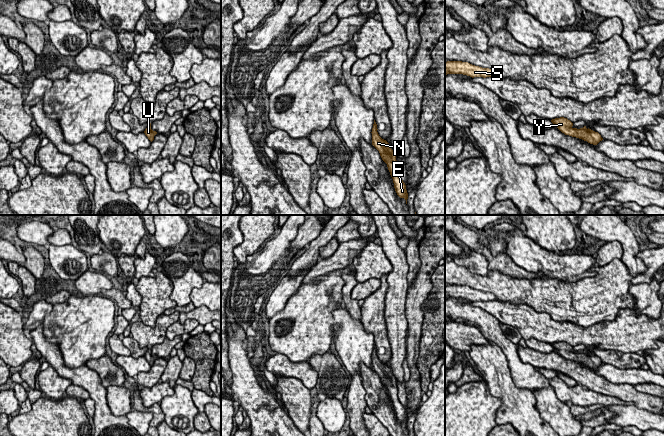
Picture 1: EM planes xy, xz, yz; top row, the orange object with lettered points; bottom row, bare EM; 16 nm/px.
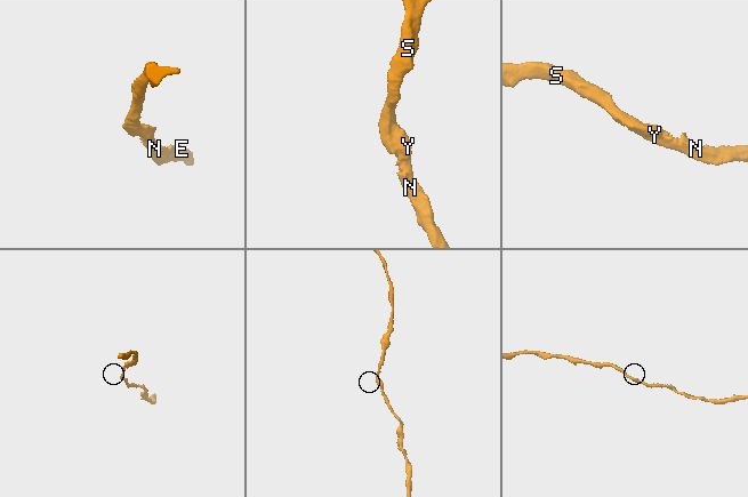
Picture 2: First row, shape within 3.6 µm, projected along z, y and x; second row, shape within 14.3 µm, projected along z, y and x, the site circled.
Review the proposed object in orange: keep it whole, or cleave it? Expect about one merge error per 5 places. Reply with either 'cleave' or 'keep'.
keep

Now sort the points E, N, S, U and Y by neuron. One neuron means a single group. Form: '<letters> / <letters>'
E N S U Y

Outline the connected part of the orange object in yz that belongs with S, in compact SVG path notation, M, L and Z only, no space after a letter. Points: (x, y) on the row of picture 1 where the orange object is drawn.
M447 61L445 62L445 75L447 74L463 74L474 77L494 77L497 76L494 70L482 68L462 61Z

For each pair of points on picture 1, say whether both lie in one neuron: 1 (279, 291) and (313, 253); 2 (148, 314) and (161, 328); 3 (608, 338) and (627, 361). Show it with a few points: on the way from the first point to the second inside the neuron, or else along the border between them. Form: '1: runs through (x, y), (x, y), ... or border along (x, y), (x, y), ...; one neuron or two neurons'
1: border along (312, 266), (309, 266), (293, 277), (286, 276); two neurons
2: border along (163, 312), (153, 326), (145, 325), (139, 320); two neurons
3: border along (597, 348), (639, 353); two neurons

